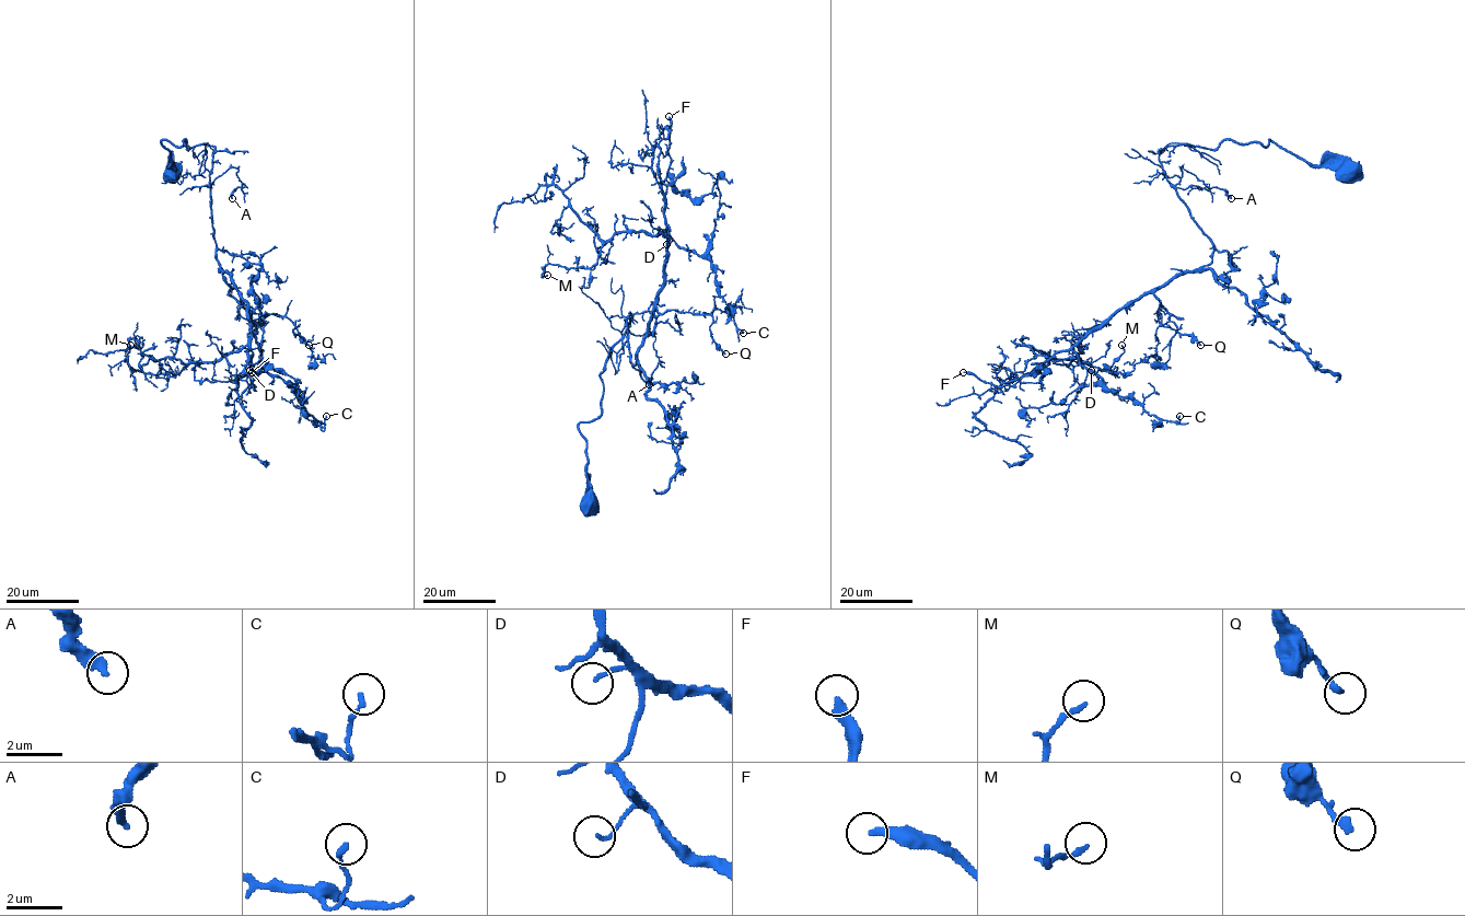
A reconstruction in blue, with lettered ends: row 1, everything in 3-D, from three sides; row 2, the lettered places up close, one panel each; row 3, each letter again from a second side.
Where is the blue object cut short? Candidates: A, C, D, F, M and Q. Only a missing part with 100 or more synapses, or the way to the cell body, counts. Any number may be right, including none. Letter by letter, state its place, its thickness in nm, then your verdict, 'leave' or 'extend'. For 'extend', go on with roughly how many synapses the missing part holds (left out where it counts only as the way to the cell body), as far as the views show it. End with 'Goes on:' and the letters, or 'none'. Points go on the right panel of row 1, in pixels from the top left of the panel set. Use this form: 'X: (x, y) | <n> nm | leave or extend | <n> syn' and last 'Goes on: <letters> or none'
A: (1231, 198) | 340 nm | leave
C: (1179, 416) | 190 nm | leave
D: (1091, 370) | 110 nm | leave
F: (963, 372) | 320 nm | leave
M: (1121, 345) | 160 nm | leave
Q: (1200, 345) | 240 nm | leave
Goes on: none

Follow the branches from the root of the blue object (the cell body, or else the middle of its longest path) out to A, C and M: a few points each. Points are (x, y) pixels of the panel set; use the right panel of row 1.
A: (1350, 174), (1270, 140), (1170, 146), (1159, 155), (1171, 183), (1182, 166), (1231, 198)
C: (1350, 174), (1270, 140), (1159, 155), (1212, 261), (1117, 309), (1072, 350), (1149, 415), (1179, 416)
M: (1350, 174), (1270, 140), (1167, 146), (1161, 167), (1212, 261), (1117, 309), (1079, 361), (1115, 374), (1121, 345)

